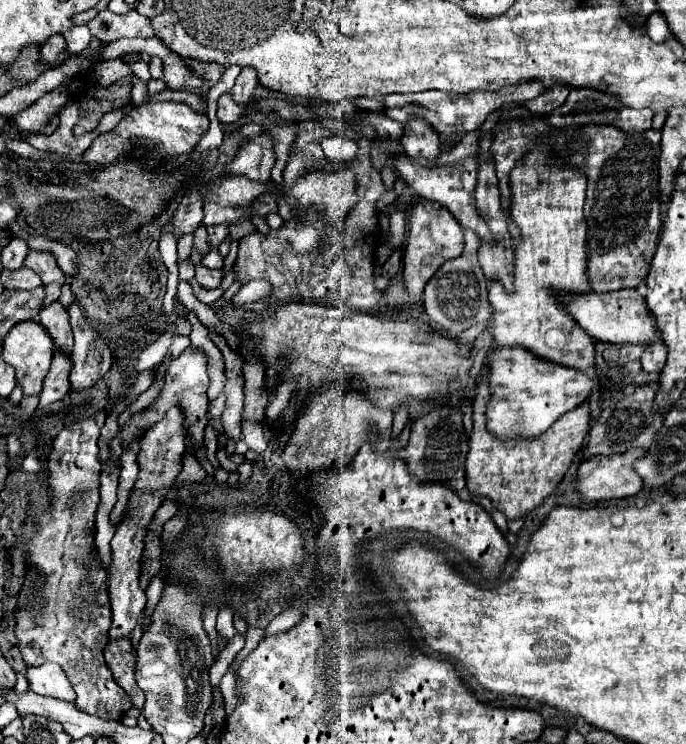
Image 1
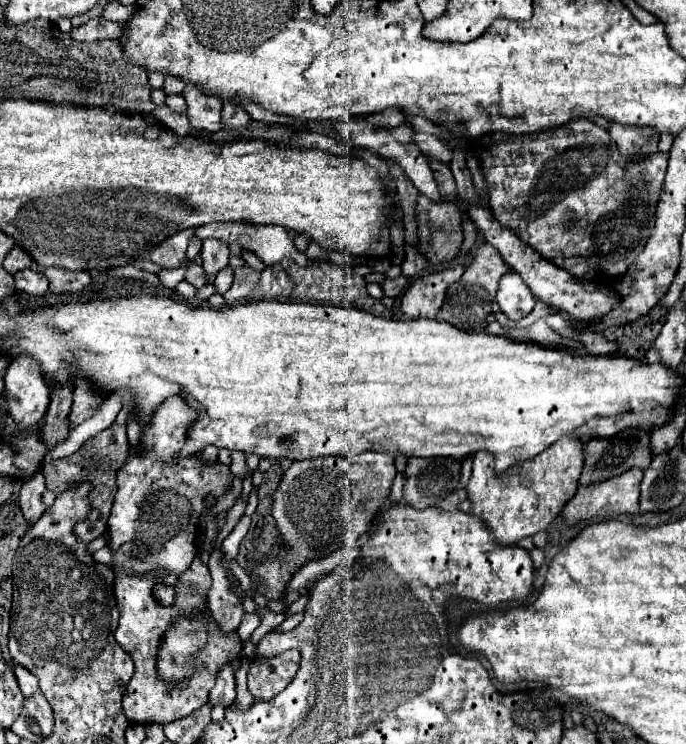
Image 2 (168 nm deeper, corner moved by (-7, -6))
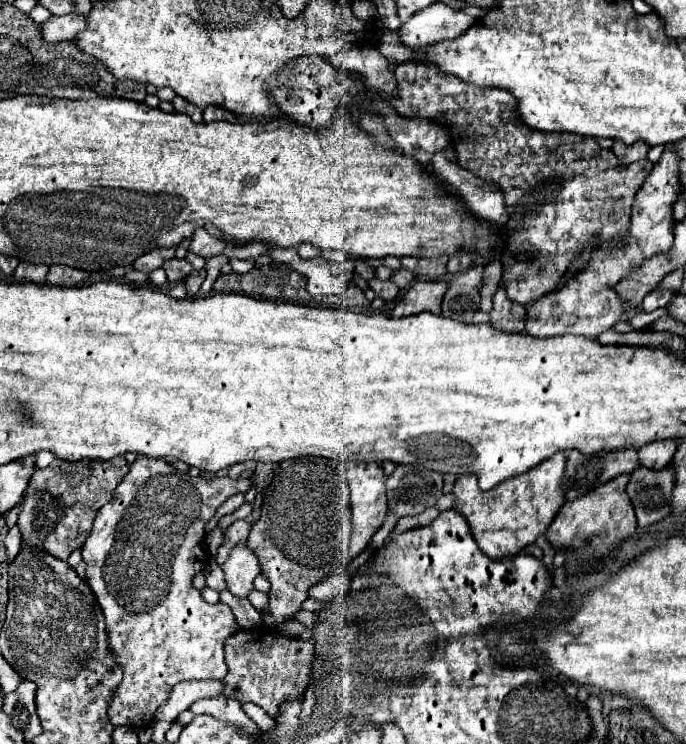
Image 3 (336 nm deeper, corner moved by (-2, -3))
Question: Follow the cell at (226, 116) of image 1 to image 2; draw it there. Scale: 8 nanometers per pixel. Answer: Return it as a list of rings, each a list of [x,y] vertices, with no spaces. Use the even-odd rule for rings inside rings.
[[[186,85],[184,89],[184,99],[188,105],[188,117],[192,127],[204,129],[204,131],[220,131],[224,127],[222,121],[222,101],[214,95],[206,95],[202,87],[196,85]]]

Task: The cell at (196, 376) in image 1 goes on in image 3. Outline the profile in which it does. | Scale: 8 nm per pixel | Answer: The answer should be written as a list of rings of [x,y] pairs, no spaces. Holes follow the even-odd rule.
[[[137,458],[127,476],[121,480],[121,484],[117,486],[117,490],[113,492],[113,498],[109,504],[105,504],[101,508],[101,514],[97,514],[97,522],[93,524],[93,530],[81,550],[83,554],[83,562],[87,564],[87,574],[85,574],[85,582],[89,584],[89,588],[93,590],[95,594],[95,600],[105,616],[105,628],[107,628],[107,642],[109,642],[109,650],[115,658],[115,662],[121,666],[123,670],[123,680],[121,684],[115,688],[113,692],[113,698],[109,702],[109,708],[107,708],[107,716],[111,720],[113,726],[131,726],[131,728],[147,728],[151,726],[153,718],[155,718],[155,712],[157,708],[161,708],[167,698],[169,698],[169,692],[171,688],[177,684],[177,682],[183,682],[183,680],[221,680],[225,674],[227,674],[227,666],[225,666],[225,660],[223,660],[223,644],[225,644],[225,638],[229,638],[229,634],[235,634],[237,632],[237,620],[231,612],[231,608],[227,604],[221,604],[221,606],[211,606],[203,600],[201,592],[193,586],[193,576],[203,572],[205,566],[207,566],[207,552],[205,552],[205,524],[207,520],[217,512],[217,508],[233,494],[237,492],[247,492],[253,484],[251,478],[237,478],[237,480],[231,480],[231,478],[213,478],[213,480],[207,480],[207,478],[193,478],[189,474],[183,474],[183,472],[177,472],[173,470],[171,466],[163,466],[163,460],[155,460],[159,464],[151,464],[153,470],[157,470],[155,466],[161,466],[159,472],[147,472],[147,458]]]

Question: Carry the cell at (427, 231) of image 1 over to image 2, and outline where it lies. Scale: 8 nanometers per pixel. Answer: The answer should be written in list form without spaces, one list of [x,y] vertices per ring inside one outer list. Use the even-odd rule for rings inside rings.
[[[456,265],[412,279],[402,295],[402,307],[400,307],[402,313],[412,319],[436,317],[438,309],[442,307],[448,285],[454,283],[458,277],[462,277],[462,273],[464,265]]]

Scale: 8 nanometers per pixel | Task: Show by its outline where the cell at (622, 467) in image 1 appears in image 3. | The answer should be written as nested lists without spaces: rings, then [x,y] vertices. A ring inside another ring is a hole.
[[[617,476],[611,482],[607,482],[605,486],[599,486],[597,490],[591,490],[589,494],[573,500],[573,502],[565,502],[559,510],[559,514],[555,516],[553,524],[549,526],[549,530],[545,532],[547,542],[553,548],[575,548],[577,538],[581,538],[581,530],[583,532],[599,532],[611,538],[611,542],[615,542],[615,538],[629,538],[635,536],[637,532],[637,518],[629,496],[625,494],[625,486],[627,486],[629,476]]]

